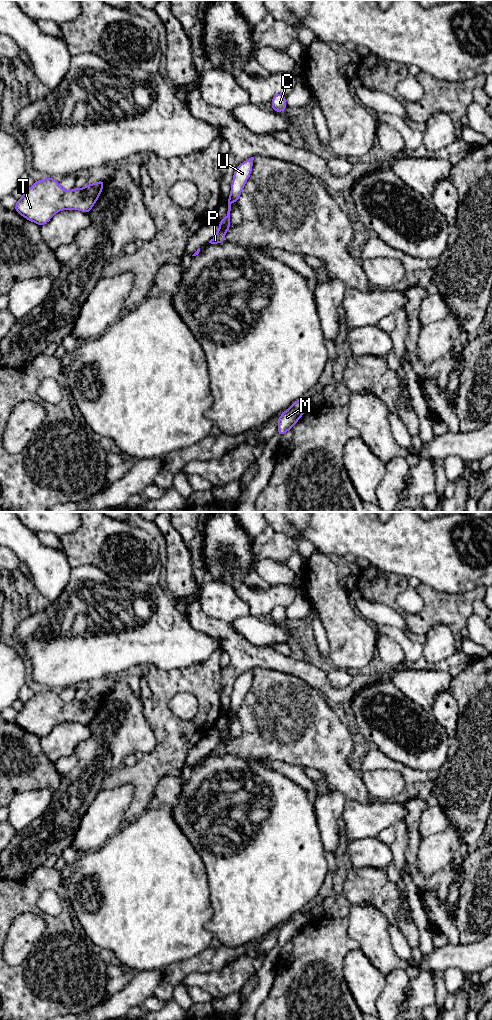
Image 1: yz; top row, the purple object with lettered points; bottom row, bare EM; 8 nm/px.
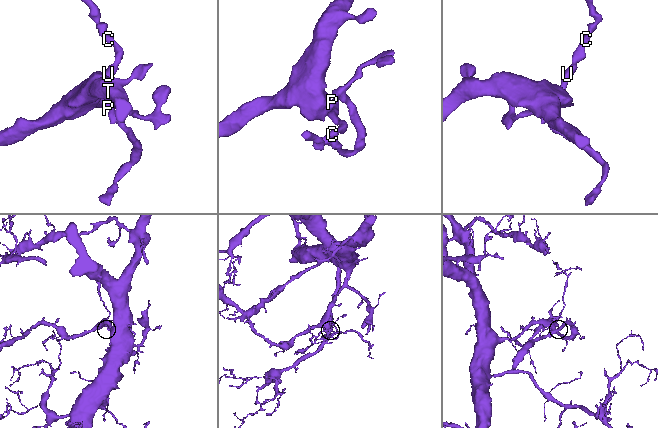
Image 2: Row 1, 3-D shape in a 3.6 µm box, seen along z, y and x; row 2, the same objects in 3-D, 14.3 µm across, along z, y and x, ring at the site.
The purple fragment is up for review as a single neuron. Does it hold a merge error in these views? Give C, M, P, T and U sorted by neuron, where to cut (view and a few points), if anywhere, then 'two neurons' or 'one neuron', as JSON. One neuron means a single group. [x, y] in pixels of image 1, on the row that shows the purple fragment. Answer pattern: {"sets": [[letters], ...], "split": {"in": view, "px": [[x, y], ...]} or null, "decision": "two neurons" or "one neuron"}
{"sets": [["C", "M", "P", "U"], ["T"]], "split": {"in": "yz", "px": [[229, 226], [225, 232]]}, "decision": "two neurons"}

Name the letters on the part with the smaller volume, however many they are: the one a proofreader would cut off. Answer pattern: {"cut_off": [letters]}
{"cut_off": ["C", "M", "P", "U"]}

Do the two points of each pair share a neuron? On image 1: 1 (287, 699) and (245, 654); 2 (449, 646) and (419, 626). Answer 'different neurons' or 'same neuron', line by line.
1: different neurons
2: different neurons

